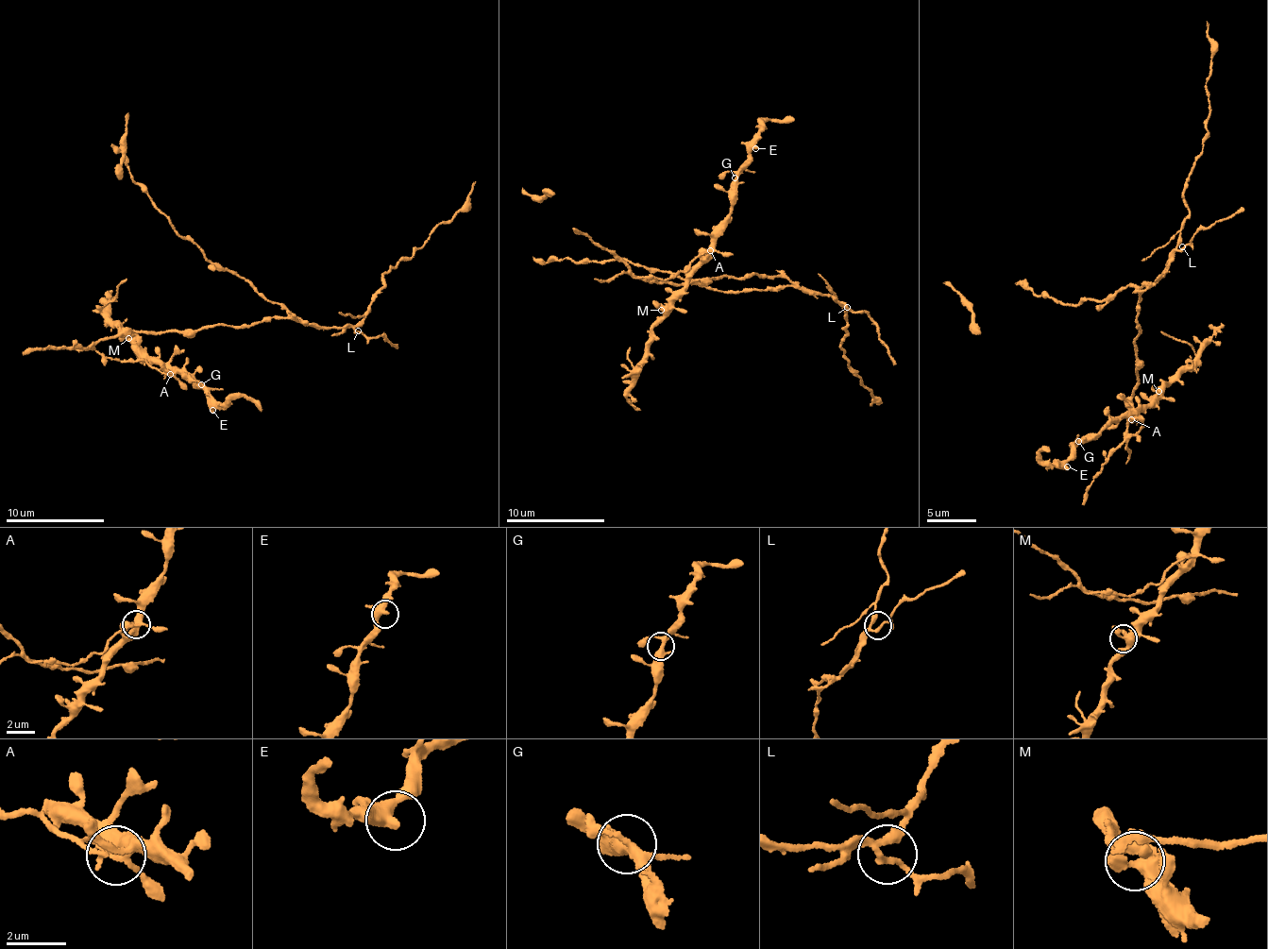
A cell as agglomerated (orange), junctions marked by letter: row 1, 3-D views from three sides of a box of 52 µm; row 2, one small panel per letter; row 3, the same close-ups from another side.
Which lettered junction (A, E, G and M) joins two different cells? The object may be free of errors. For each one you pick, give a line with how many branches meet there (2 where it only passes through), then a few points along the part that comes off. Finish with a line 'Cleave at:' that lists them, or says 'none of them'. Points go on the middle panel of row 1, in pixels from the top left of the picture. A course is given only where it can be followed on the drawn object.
A: branches 3
Cleave at: A

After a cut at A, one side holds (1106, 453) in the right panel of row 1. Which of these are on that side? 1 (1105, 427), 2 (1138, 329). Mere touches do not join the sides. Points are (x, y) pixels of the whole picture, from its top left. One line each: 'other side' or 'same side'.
1: other side
2: same side

